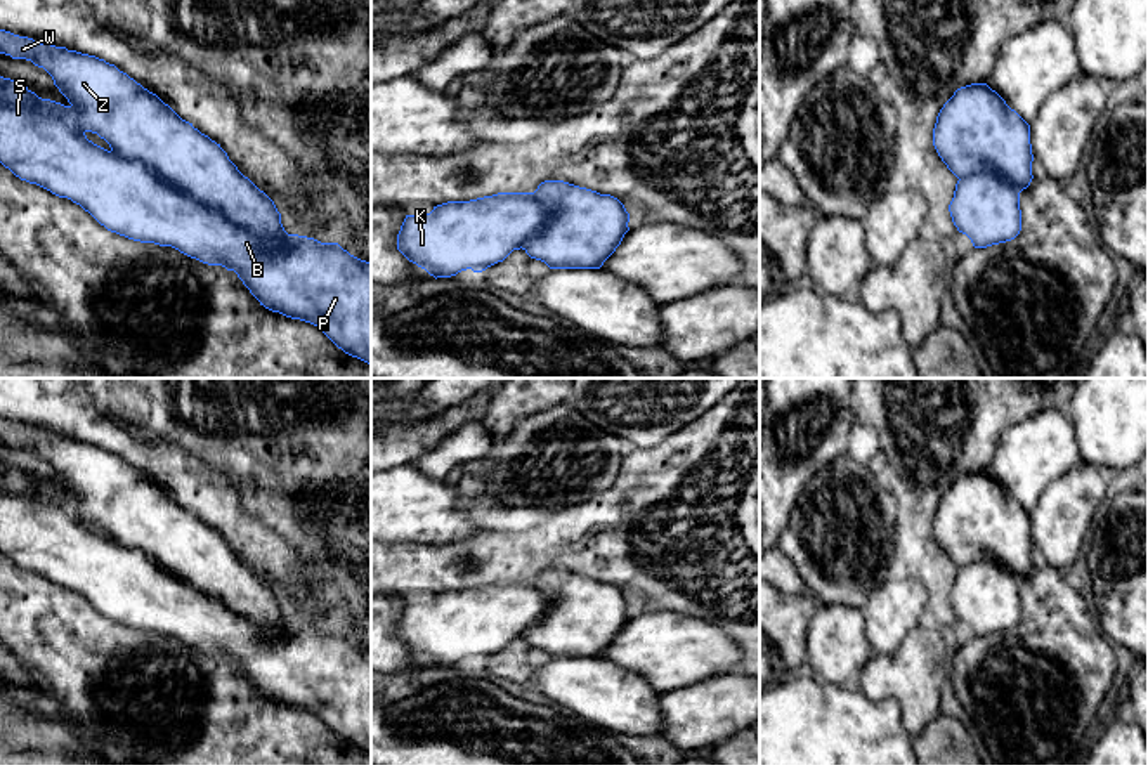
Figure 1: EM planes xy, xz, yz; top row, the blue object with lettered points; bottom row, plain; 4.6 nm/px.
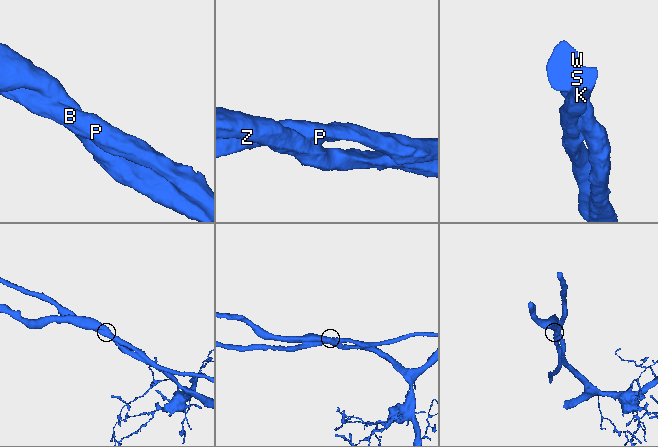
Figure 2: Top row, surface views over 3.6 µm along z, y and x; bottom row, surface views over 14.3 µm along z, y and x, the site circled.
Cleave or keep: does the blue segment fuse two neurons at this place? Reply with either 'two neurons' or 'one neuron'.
two neurons

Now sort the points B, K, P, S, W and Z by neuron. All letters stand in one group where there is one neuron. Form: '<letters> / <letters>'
B K P S / W Z

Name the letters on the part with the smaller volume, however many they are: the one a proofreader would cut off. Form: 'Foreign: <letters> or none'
Foreign: B, K, P, S

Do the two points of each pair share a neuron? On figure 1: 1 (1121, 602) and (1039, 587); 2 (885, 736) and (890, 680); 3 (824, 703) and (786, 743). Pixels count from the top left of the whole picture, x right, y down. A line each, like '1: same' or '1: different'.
1: different
2: different
3: same

